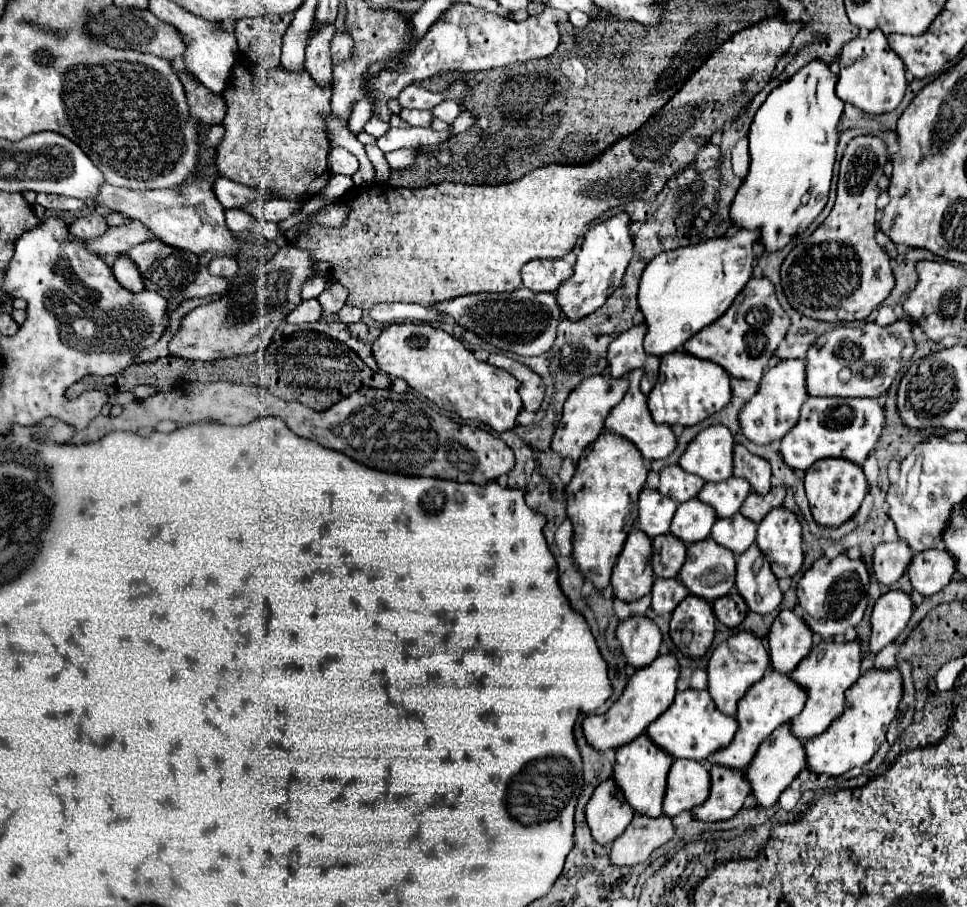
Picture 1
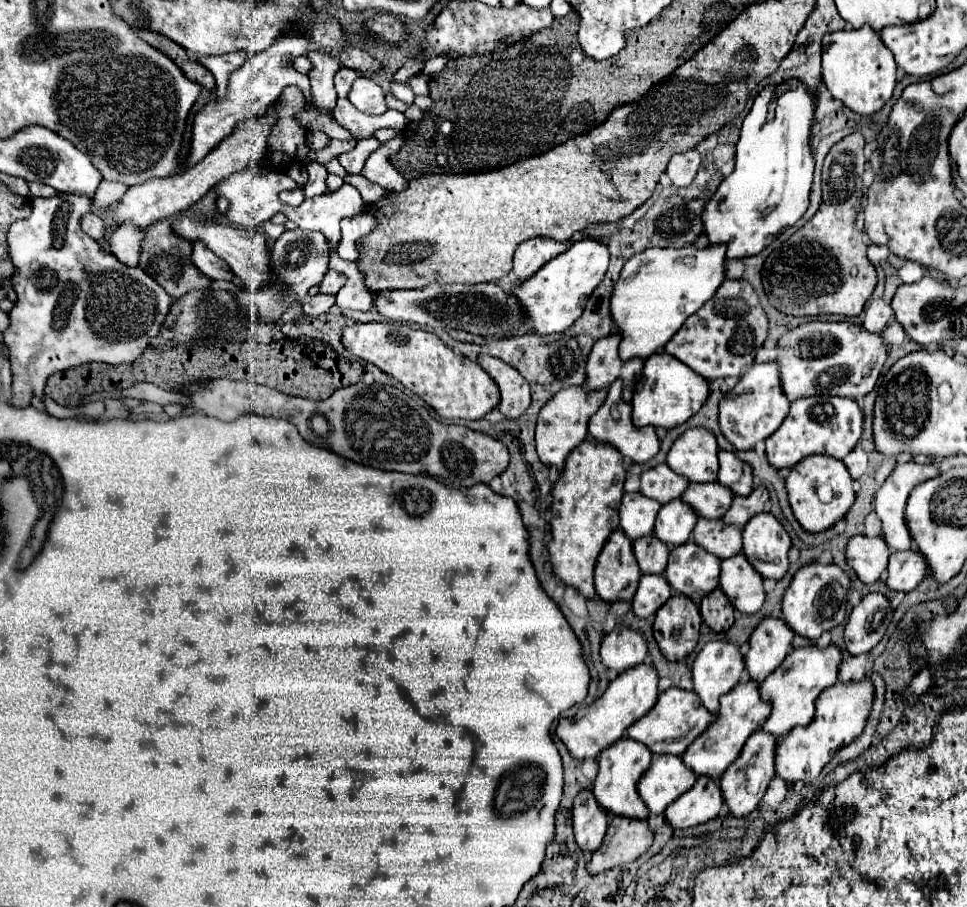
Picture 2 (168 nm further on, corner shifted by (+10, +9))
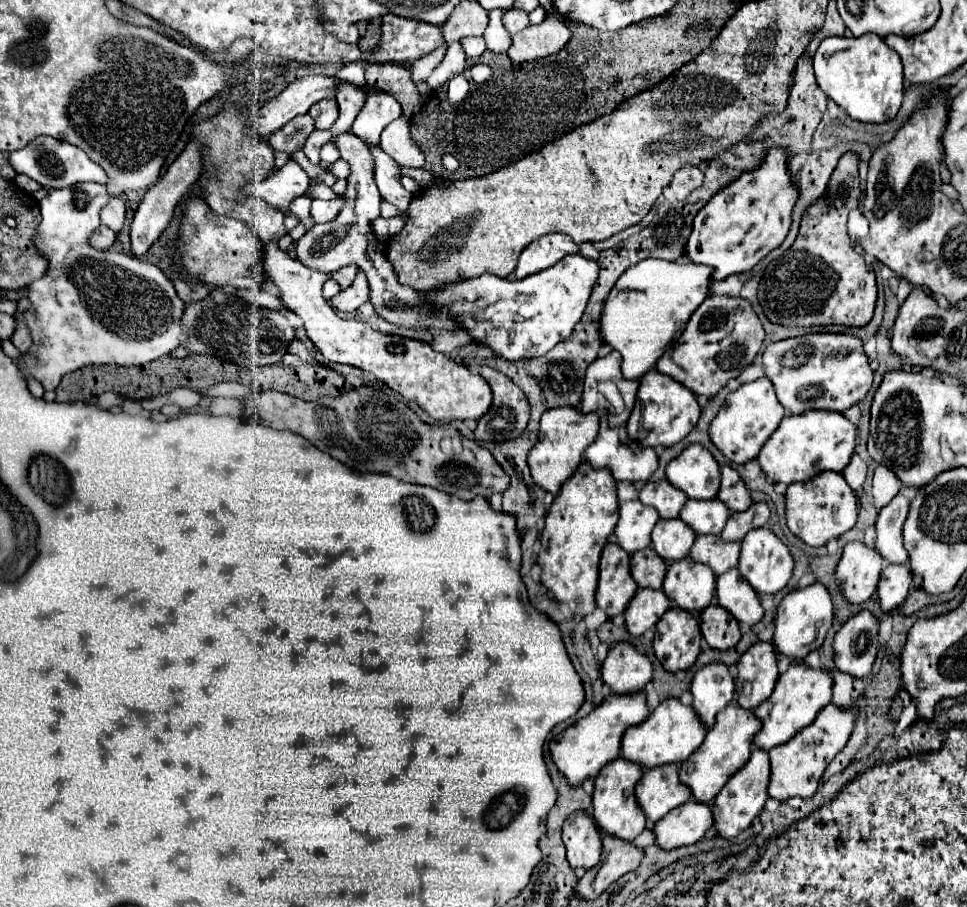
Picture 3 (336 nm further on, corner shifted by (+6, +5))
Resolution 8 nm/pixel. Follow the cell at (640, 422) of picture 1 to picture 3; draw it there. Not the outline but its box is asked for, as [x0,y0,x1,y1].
[586,411,658,481]

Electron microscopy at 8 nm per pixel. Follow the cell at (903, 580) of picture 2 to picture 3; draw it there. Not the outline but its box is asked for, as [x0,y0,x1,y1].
[878,565,912,611]

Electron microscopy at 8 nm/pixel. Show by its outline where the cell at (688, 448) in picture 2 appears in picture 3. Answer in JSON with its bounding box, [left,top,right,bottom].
[666,445,720,499]

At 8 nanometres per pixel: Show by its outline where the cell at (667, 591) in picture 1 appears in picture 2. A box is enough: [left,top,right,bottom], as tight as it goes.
[632,575,672,619]

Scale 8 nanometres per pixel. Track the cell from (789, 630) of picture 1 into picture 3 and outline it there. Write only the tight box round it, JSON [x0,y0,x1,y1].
[736,641,778,709]

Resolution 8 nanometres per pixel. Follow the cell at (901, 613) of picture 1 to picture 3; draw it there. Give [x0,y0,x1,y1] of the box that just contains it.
[834,609,878,677]

